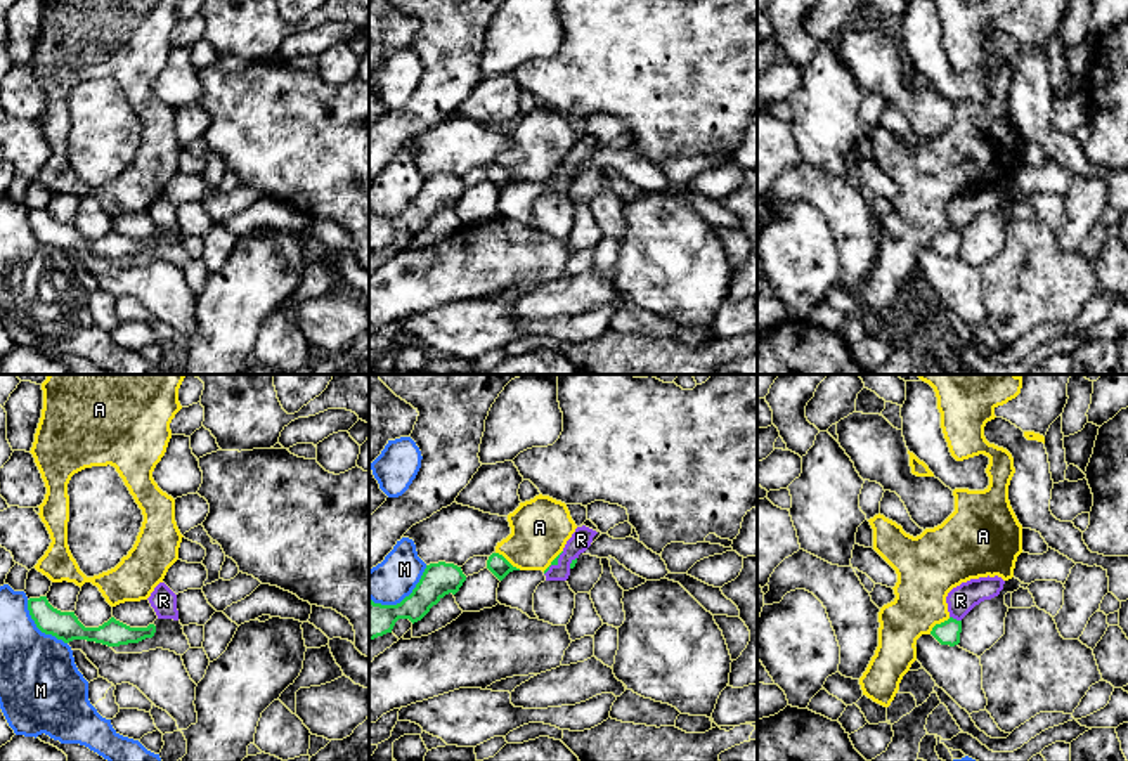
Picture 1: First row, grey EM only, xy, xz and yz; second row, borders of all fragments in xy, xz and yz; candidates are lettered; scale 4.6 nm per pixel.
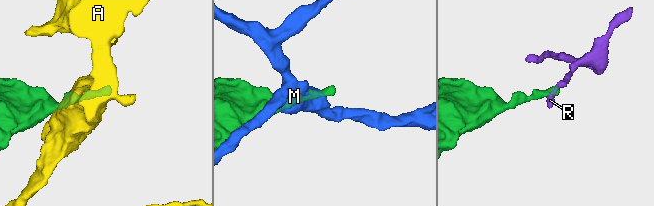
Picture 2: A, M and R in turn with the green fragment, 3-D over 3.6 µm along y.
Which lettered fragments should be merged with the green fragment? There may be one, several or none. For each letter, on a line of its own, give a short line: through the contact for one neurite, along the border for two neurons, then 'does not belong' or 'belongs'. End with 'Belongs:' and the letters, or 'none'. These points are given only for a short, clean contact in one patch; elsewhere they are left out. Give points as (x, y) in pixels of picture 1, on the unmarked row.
A: line xz (496, 163), (520, 181); does not belong
M: does not belong
R: line yz (950, 227), (960, 233); does not belong
Belongs: none

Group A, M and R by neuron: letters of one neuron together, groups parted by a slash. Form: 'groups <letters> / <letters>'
groups A / M / R

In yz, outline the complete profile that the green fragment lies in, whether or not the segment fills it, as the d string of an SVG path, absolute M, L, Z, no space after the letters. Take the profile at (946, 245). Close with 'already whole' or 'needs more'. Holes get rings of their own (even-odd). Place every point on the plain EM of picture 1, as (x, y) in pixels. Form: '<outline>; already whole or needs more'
M950 229L948 232L936 236L930 243L930 246L941 255L955 258L960 255L960 244L962 244L962 232L956 232Z; already whole

